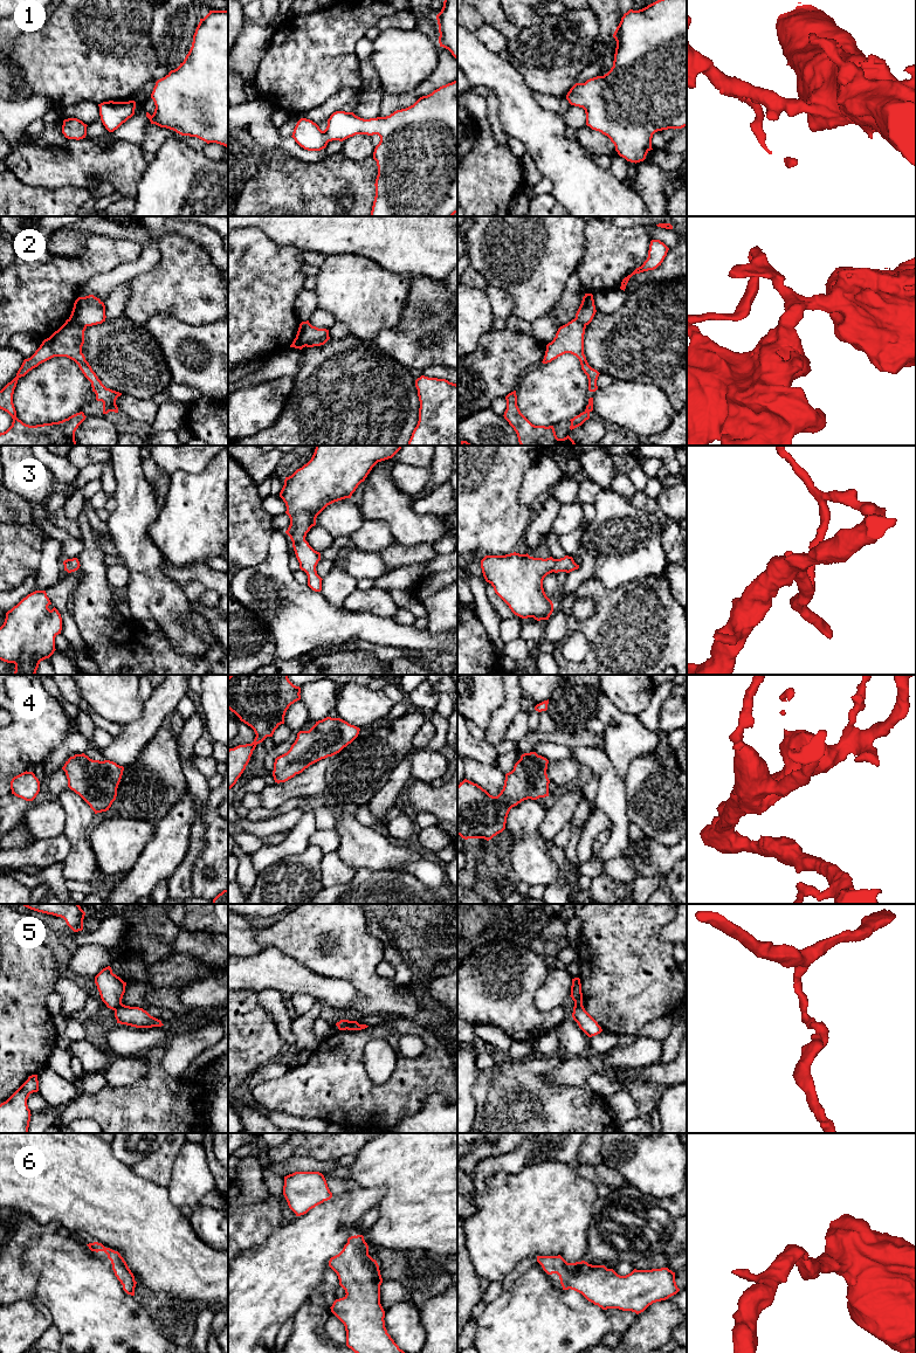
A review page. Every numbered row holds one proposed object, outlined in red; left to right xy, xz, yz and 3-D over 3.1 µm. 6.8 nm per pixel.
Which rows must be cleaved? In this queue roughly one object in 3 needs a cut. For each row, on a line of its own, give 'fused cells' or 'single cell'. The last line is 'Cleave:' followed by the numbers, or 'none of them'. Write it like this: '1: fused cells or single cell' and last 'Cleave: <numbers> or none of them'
1: single cell
2: fused cells
3: single cell
4: single cell
5: fused cells
6: single cell
Cleave: 2, 5

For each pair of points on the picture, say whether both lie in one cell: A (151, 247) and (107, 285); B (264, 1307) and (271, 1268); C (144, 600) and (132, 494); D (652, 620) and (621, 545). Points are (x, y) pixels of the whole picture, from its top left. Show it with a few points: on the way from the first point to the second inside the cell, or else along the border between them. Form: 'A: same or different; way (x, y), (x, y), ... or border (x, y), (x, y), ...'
A: same; way (144, 259), (135, 268), (118, 275)
B: same; way (264, 1298), (264, 1286), (271, 1277)
C: same; way (144, 573), (144, 560), (132, 543), (132, 520)
D: different; border (662, 574), (644, 575), (610, 589)

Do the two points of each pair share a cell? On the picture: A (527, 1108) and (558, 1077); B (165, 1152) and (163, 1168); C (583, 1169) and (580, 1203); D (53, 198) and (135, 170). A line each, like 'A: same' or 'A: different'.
A: different
B: same
C: different
D: different

